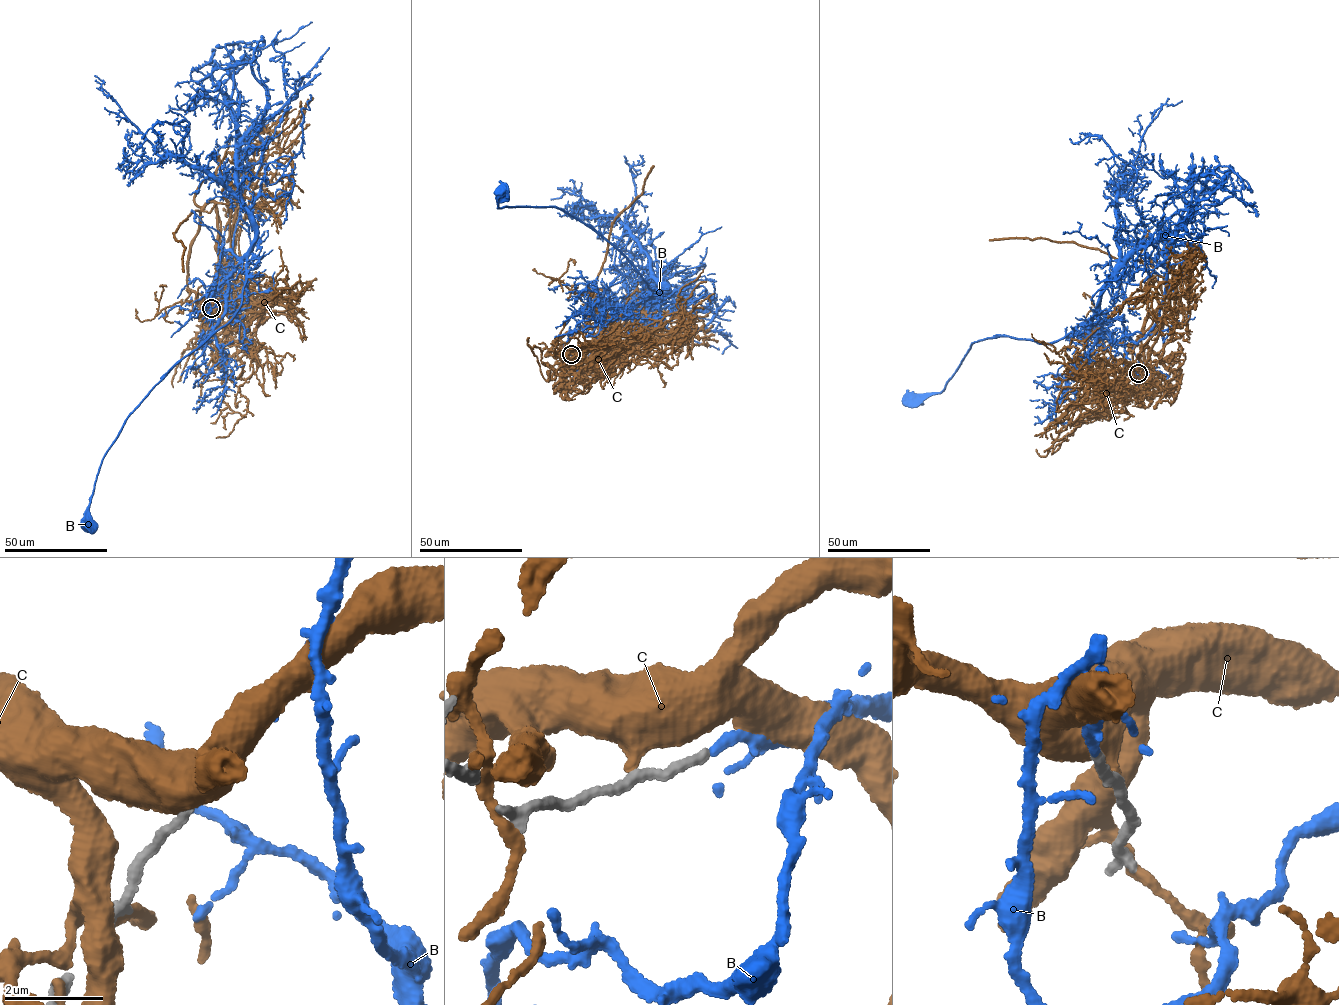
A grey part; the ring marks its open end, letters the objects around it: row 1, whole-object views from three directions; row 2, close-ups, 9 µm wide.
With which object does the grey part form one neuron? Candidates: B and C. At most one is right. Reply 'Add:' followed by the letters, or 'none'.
Add: B

